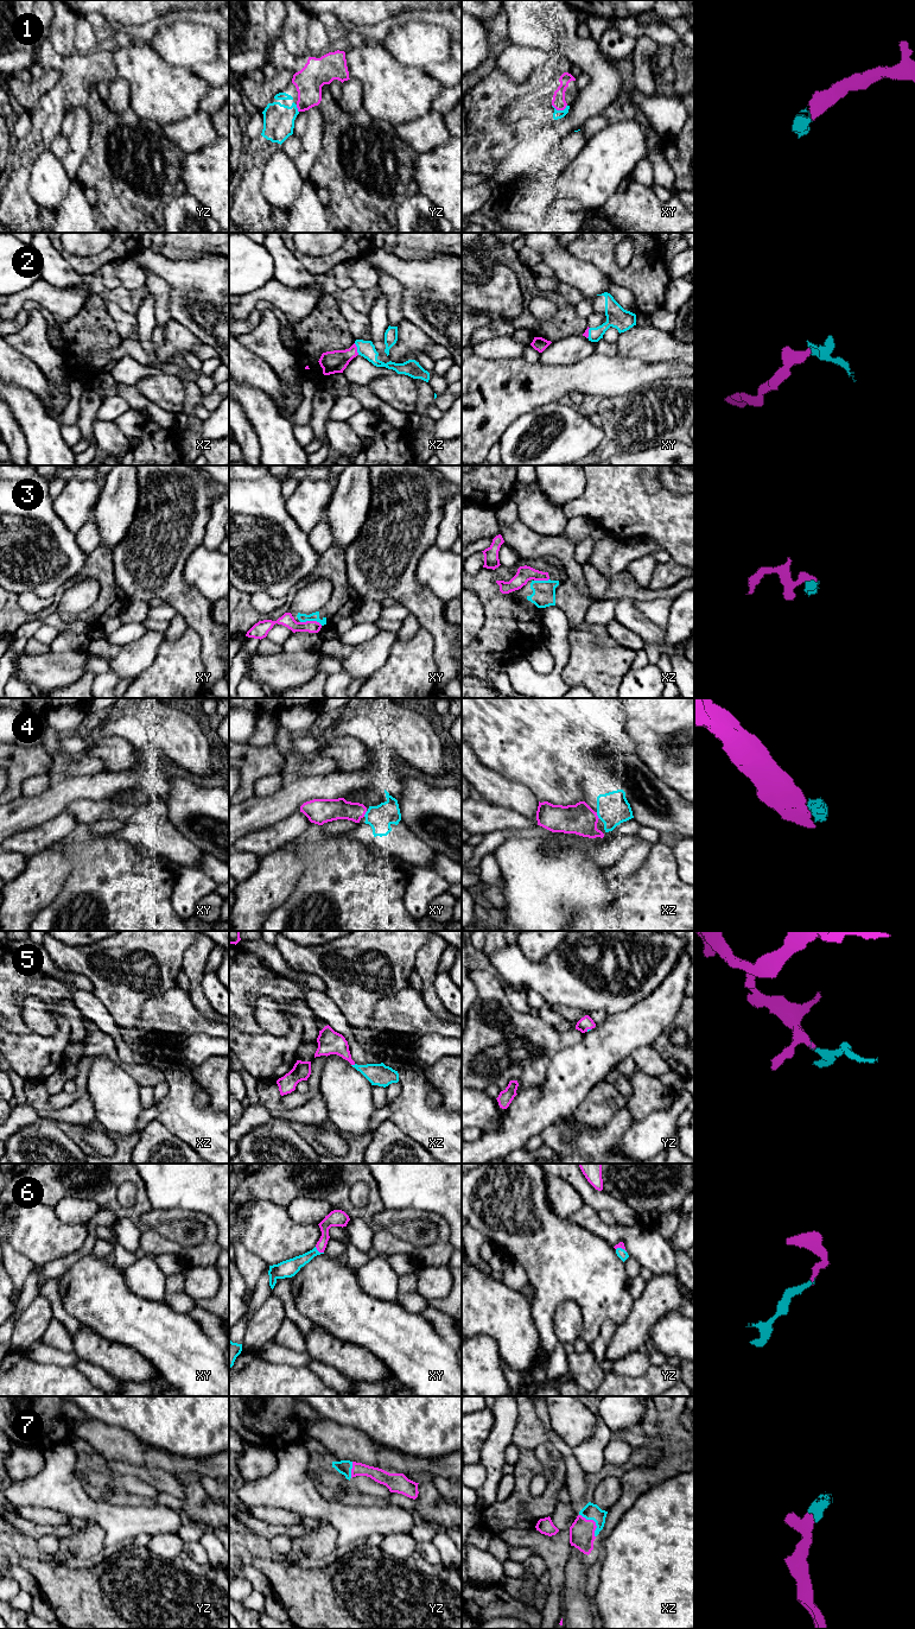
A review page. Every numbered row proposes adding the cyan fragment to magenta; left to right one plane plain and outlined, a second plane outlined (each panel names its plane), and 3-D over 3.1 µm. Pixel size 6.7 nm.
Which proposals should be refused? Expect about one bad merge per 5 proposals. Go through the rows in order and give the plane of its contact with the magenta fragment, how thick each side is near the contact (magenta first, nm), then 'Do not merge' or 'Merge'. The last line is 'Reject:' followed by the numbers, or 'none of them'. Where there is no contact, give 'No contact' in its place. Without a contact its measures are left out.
1: Touches magenta in xy. Thickness 90 nm (magenta) against 60 nm. Merge
2: Touches magenta in xz. Thickness 150 nm (magenta) against 110 nm. Merge
3: Touches magenta in xy. Thickness 90 nm (magenta) against 60 nm. Do not merge
4: Touches magenta in xz. Thickness 200 nm (magenta) against 220 nm. Merge
5: Touches magenta in xz. Thickness 160 nm (magenta) against 150 nm. Merge
6: Touches magenta in xy. Thickness 110 nm (magenta) against 120 nm. Merge
7: Touches magenta in xz. Thickness 180 nm (magenta) against 110 nm. Merge
Reject: 3

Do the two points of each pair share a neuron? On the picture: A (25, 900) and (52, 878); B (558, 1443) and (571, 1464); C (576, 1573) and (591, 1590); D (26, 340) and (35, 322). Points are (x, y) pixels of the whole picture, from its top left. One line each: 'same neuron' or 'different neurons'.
A: same neuron
B: same neuron
C: different neurons
D: same neuron

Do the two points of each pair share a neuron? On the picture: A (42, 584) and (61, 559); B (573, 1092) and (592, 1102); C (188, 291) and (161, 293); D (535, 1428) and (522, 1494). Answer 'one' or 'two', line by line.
A: one
B: two
C: two
D: one

